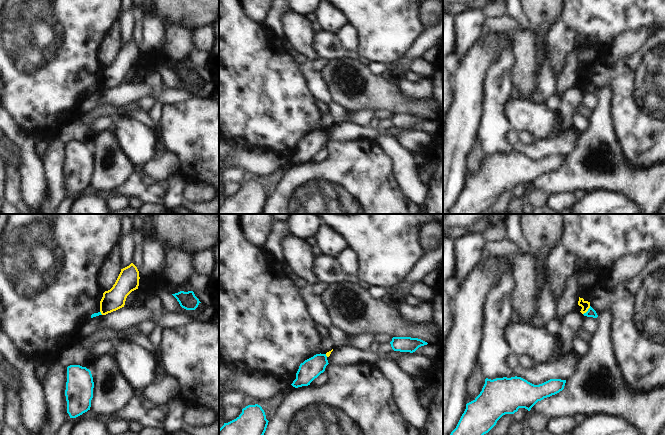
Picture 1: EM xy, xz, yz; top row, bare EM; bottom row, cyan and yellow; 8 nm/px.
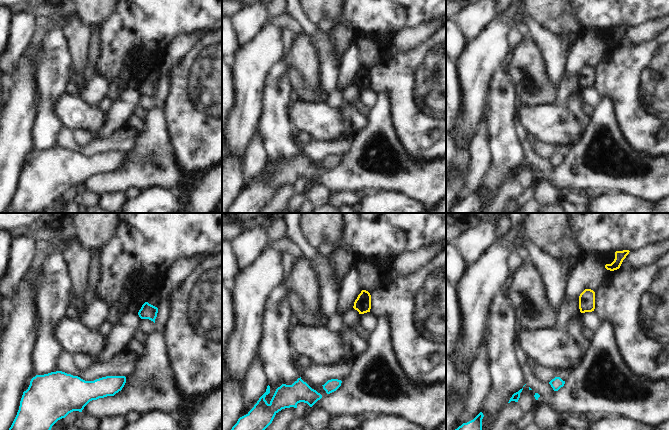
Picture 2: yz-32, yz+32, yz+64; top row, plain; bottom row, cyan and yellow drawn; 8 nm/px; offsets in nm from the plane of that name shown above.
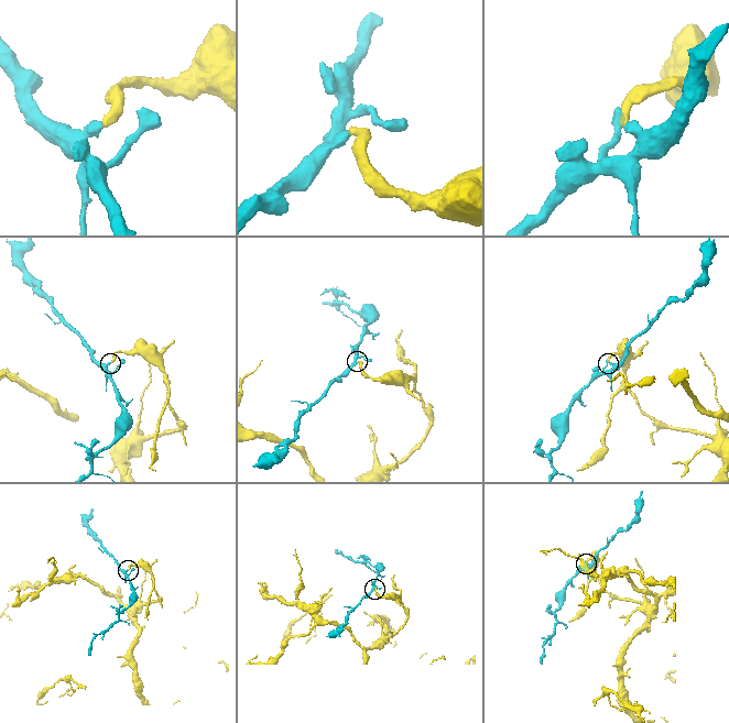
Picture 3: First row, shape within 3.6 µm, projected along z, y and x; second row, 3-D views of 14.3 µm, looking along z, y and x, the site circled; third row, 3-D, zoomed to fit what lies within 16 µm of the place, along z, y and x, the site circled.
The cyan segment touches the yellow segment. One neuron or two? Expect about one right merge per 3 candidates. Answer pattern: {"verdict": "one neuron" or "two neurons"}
{"verdict": "two neurons"}

